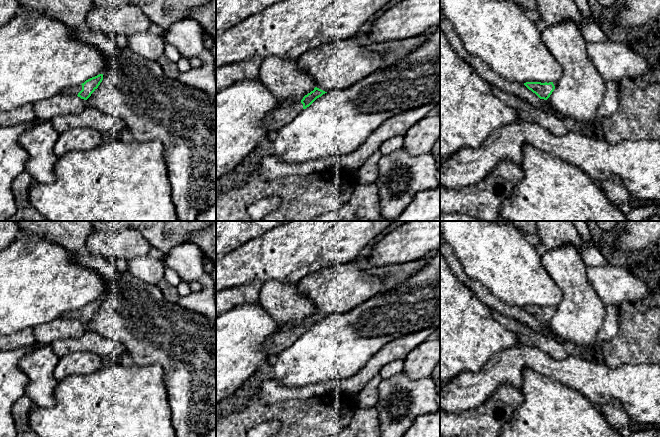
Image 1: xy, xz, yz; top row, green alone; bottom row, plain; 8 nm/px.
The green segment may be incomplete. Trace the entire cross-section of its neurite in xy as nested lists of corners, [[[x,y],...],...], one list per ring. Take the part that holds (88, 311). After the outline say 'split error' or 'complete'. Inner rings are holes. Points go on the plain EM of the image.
[[[99,298],[86,304],[84,307],[78,310],[62,314],[62,318],[77,319],[81,323],[87,324],[91,318],[98,312],[103,304],[103,298]]]; split error

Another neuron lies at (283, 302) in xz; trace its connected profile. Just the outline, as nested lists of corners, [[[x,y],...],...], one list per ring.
[[[268,281],[262,284],[259,304],[276,321],[278,332],[301,325],[315,312],[312,300],[298,291],[298,284]]]

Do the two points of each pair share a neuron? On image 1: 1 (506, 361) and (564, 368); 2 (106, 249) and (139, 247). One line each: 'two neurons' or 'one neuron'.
1: one neuron
2: one neuron

